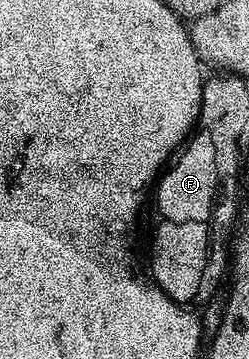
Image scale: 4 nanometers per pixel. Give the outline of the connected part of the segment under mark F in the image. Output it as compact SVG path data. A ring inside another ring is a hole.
M201 130L195 132L179 150L173 163L161 174L154 191L154 198L156 197L156 203L161 213L159 216L170 222L198 221L208 223L215 210L214 193L218 191L218 166L216 165L216 149L213 148L212 135Z

